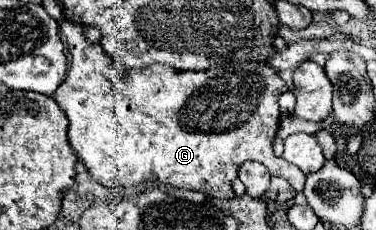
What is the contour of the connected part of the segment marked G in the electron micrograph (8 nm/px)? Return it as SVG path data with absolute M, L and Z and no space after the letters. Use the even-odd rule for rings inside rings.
M64 20L62 34L68 38L72 62L62 86L58 86L54 100L70 120L68 140L80 162L84 162L90 176L104 188L138 188L150 180L168 184L172 188L196 190L218 200L234 198L232 182L246 160L268 162L274 176L286 178L295 192L302 192L306 174L296 166L280 160L272 152L272 142L280 122L278 96L288 88L274 68L260 62L214 66L202 72L176 72L170 66L152 64L144 70L124 70L114 62L100 44L90 44L84 38L82 26Z

